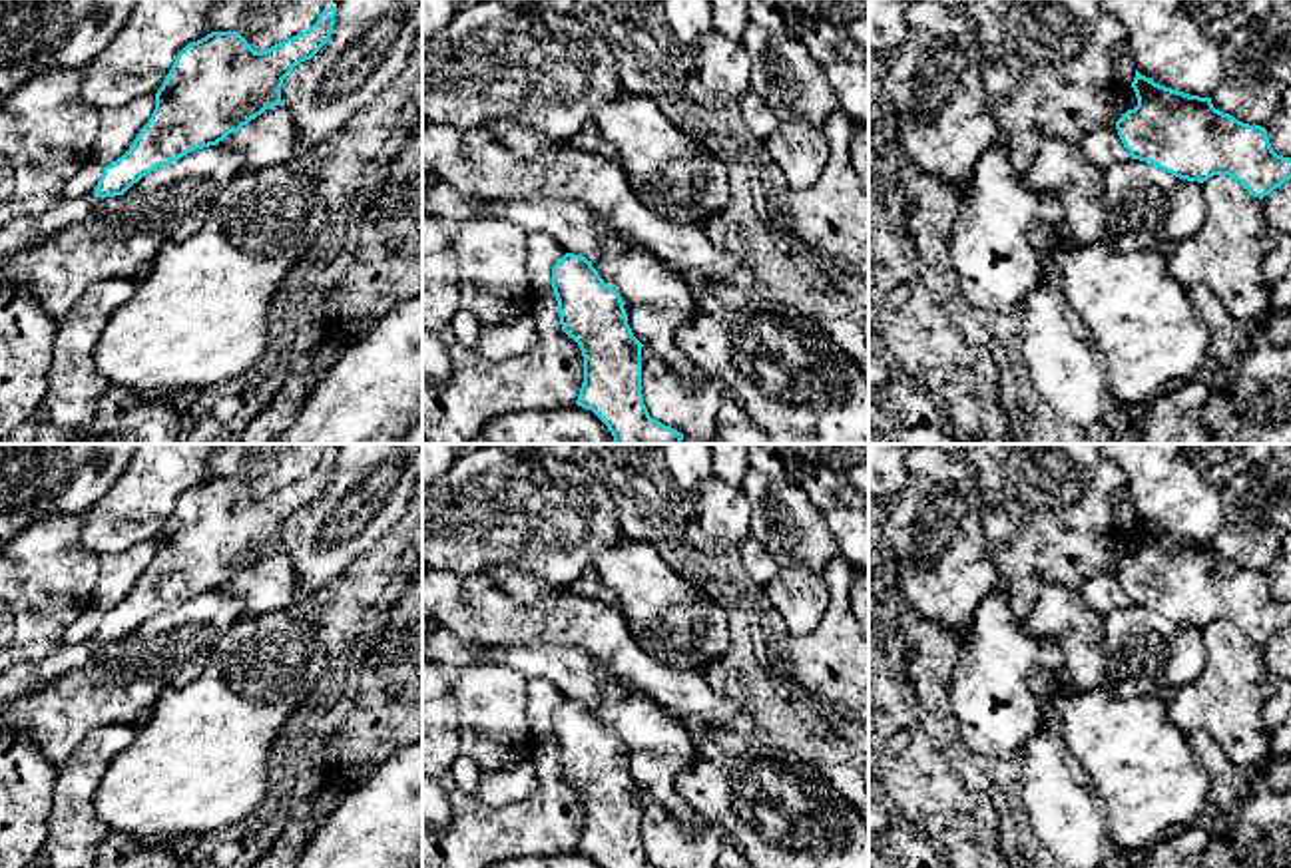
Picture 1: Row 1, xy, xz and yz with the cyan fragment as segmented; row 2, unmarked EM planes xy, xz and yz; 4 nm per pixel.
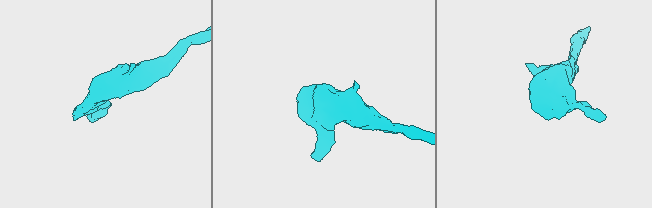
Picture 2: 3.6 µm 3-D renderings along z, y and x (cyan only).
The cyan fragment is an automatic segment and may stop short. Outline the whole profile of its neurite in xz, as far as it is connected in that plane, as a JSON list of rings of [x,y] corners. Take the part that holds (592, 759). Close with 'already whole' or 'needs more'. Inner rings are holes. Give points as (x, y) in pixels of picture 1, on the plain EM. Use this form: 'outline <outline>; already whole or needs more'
outline [[[566,699],[552,715],[562,776],[574,784],[584,802],[584,828],[576,850],[602,868],[657,868],[642,840],[642,788],[634,782],[620,739],[606,731],[582,701]]]; already whole

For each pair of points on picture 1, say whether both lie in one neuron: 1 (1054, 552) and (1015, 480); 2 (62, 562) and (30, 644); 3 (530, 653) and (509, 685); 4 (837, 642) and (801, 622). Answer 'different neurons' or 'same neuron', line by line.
1: same neuron
2: same neuron
3: different neurons
4: different neurons

